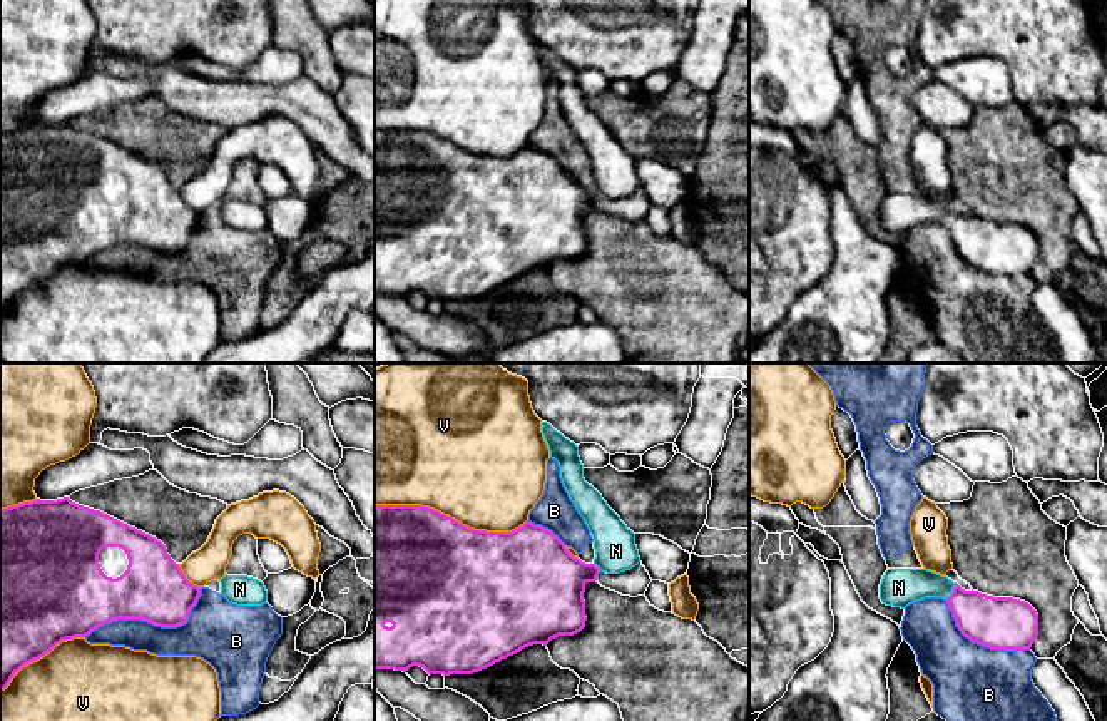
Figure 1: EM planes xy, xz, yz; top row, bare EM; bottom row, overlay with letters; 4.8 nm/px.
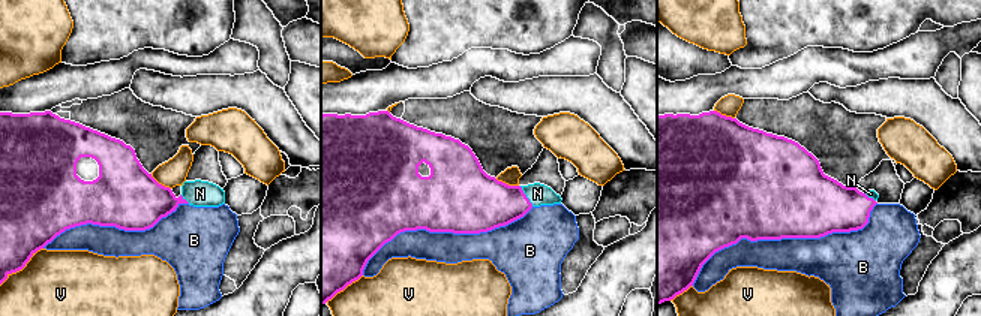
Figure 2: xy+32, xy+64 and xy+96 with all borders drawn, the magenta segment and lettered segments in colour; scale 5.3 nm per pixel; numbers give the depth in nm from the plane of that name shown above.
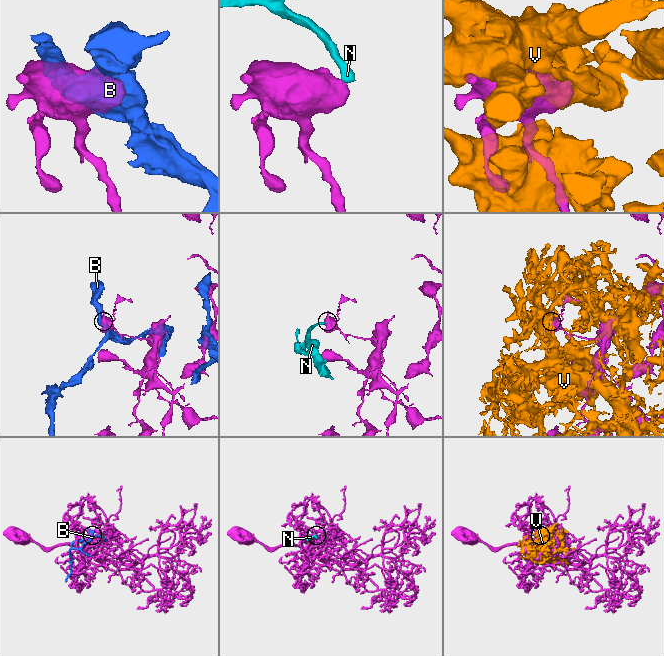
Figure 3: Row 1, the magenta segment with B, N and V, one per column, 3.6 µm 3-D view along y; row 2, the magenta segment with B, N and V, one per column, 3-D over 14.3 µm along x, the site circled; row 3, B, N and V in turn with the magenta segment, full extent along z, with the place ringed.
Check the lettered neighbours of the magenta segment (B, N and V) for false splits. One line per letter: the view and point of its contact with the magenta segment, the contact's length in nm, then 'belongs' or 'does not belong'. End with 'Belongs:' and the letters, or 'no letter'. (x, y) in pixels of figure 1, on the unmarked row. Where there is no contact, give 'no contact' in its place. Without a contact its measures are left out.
B: xy (151, 248) | 600 nm | does not belong
N: yz (953, 216) | 100 nm | belongs
V: xz (448, 141) | 750 nm | does not belong
Belongs: N

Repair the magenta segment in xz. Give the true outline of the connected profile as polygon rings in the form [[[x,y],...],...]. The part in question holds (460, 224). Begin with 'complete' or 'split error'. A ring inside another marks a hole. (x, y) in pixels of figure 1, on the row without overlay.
split error | [[[542,47],[542,59],[550,82],[559,87],[562,109],[592,159],[594,187],[574,182],[552,156],[532,147],[512,157],[487,157],[423,130],[375,130],[375,294],[406,298],[420,291],[428,299],[473,299],[528,271],[574,261],[587,246],[585,209],[595,207],[600,197],[620,199],[640,187],[635,159],[585,107],[579,72],[547,47]]]

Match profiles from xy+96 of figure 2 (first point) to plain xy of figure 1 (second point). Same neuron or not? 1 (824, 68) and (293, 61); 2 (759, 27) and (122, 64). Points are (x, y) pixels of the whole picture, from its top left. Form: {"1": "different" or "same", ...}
{"1": "same", "2": "different"}

